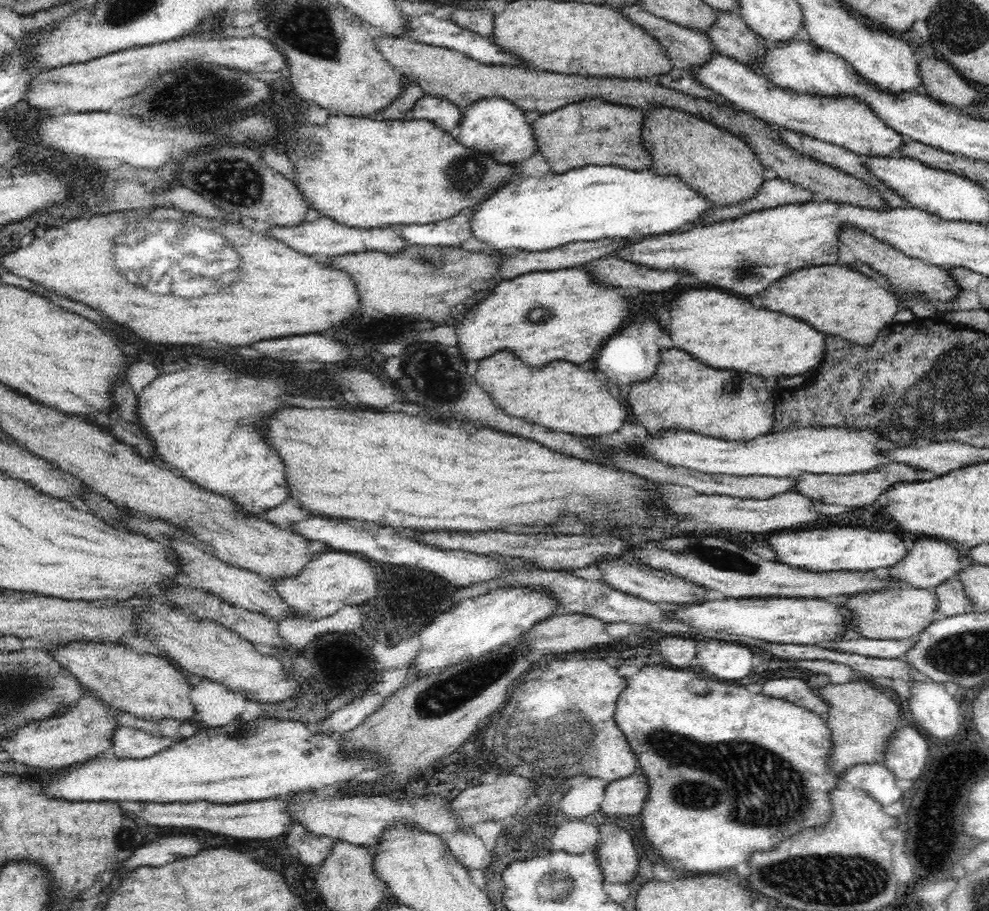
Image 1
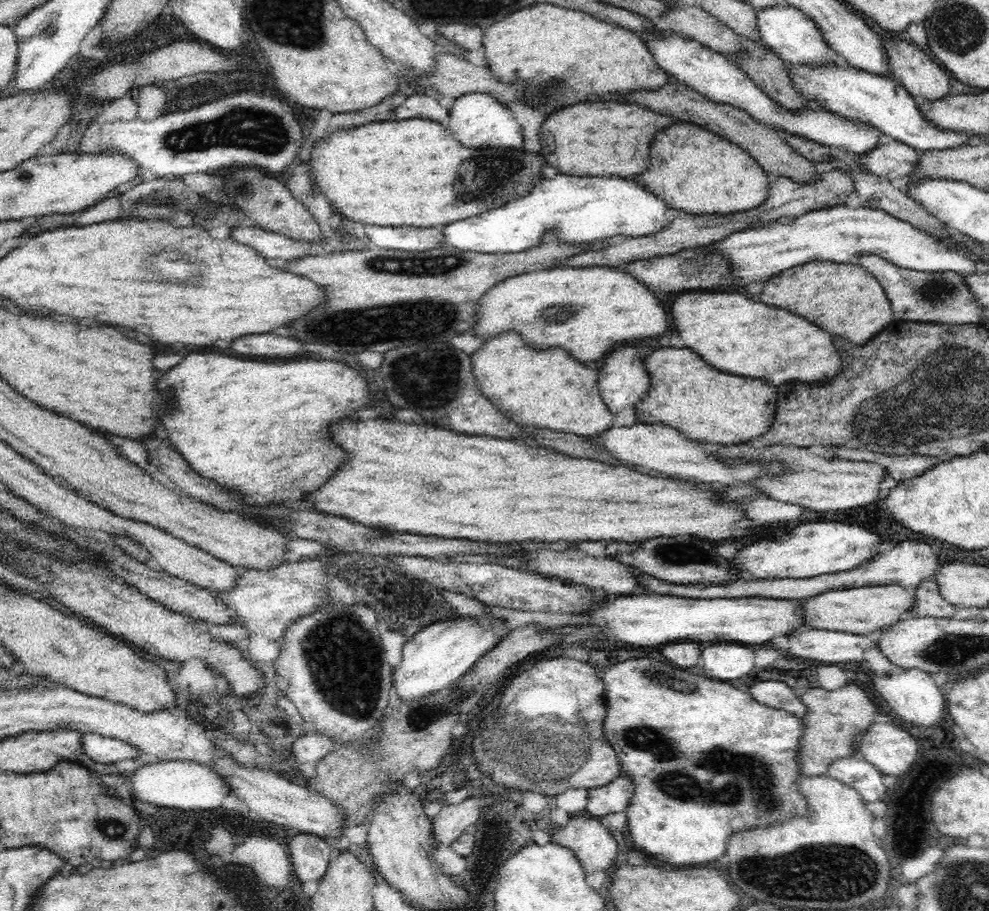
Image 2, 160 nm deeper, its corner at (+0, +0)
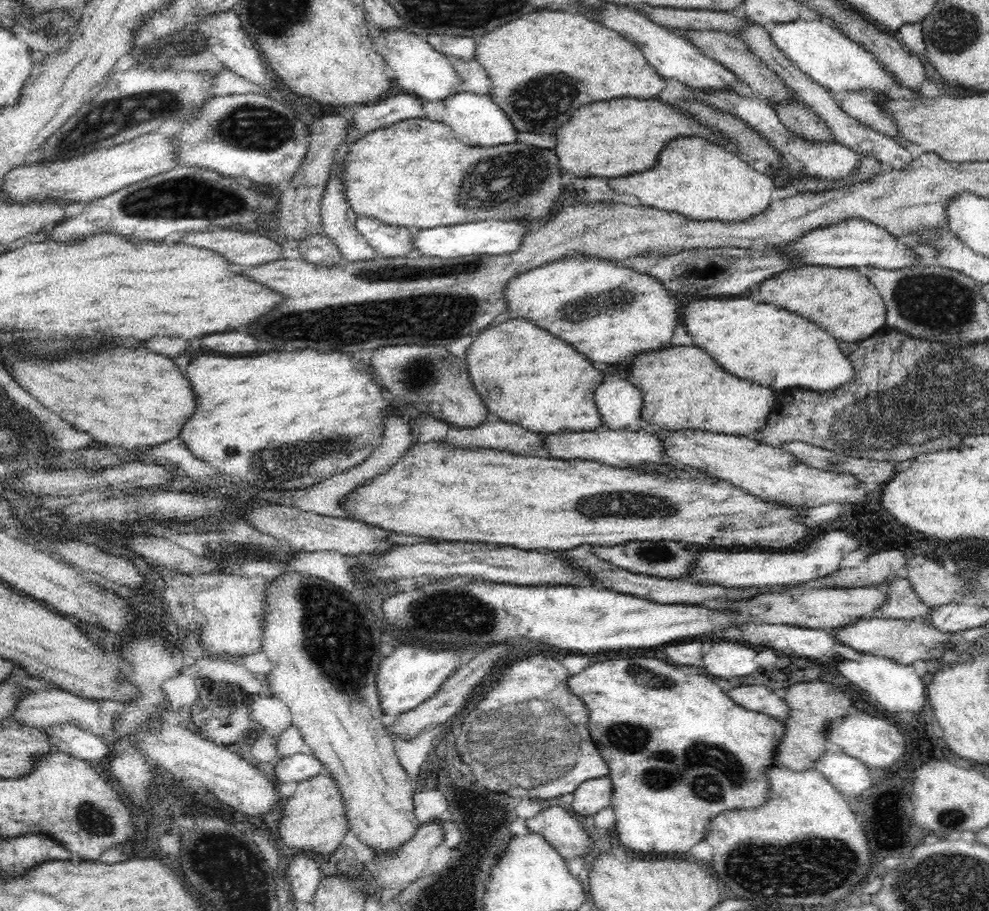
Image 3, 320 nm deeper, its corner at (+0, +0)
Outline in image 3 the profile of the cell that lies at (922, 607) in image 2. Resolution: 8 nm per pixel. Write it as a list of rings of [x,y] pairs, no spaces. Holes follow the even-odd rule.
[[[892,577],[878,586],[889,594],[886,604],[878,608],[876,616],[893,620],[926,620],[934,612],[934,608],[924,605],[924,601],[914,593],[910,581],[906,578]]]

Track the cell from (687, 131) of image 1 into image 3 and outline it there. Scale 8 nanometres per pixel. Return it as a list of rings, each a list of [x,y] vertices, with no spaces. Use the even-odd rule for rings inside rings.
[[[679,136],[666,144],[658,156],[658,162],[650,170],[640,174],[630,174],[626,178],[610,178],[607,182],[614,192],[636,196],[640,204],[644,206],[677,212],[692,220],[748,220],[750,216],[762,214],[770,206],[770,196],[772,196],[772,190],[776,188],[772,178],[752,169],[736,153],[720,145],[712,144],[700,136]]]

